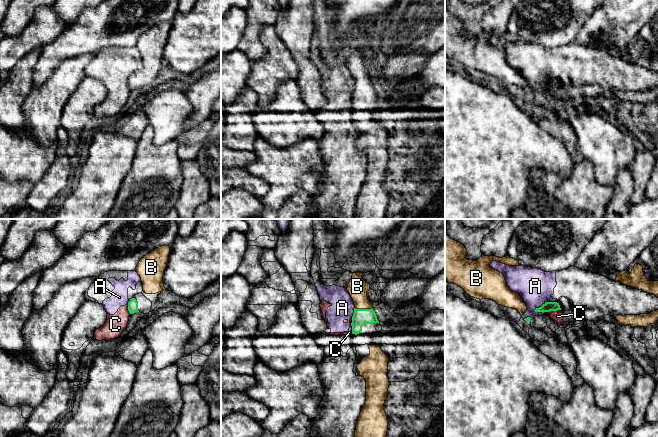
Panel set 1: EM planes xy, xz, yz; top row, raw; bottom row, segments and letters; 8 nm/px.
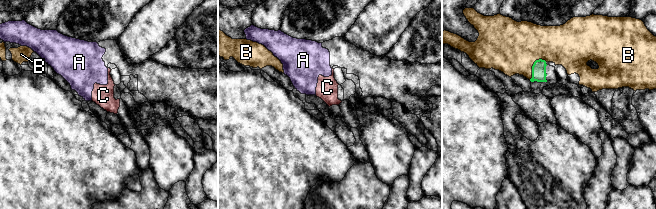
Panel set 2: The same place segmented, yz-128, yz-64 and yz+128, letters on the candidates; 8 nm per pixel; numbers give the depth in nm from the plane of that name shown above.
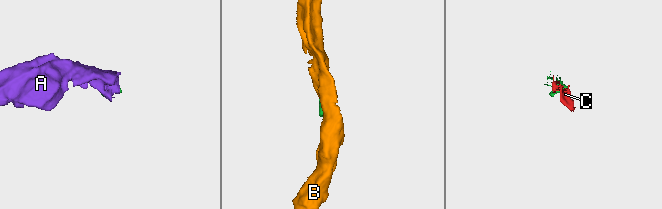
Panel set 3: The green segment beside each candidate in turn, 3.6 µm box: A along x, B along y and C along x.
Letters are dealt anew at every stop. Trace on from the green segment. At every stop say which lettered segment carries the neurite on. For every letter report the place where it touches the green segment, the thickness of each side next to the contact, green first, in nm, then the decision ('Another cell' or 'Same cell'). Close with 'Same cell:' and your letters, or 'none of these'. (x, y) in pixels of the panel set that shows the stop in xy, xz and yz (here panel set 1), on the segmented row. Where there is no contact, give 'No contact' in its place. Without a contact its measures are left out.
A: Touches green at yz (545, 302). Thickness 80 nm (green) against 280 nm. Another cell
B: Touches green at xz (364, 309). Thickness 130 nm (green) against 160 nm. Same cell
C: Touches green at yz (551, 310). Thickness 80 nm (green) against 90 nm. Another cell
Same cell: B

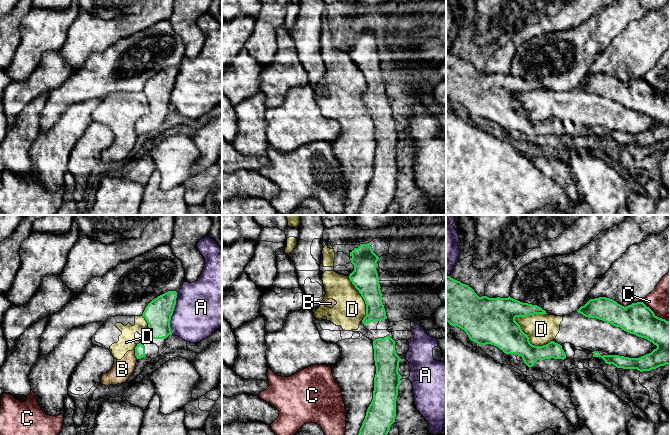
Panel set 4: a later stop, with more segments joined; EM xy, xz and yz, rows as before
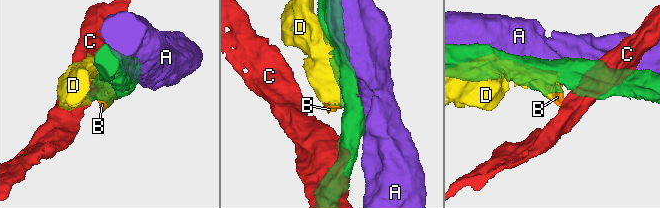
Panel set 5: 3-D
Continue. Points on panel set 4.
A: Touches green at xy (172, 313). Thickness 220 nm (green) against 420 nm. Another cell
B: Touches green at xy (135, 354). Thickness 80 nm (green) against 160 nm. Another cell
C: Touches green at yz (656, 316). Thickness 260 nm (green) against 300 nm. Another cell
D: Touches green at yz (529, 341). Thickness 280 nm (green) against 240 nm. Another cell
Same cell: none of these

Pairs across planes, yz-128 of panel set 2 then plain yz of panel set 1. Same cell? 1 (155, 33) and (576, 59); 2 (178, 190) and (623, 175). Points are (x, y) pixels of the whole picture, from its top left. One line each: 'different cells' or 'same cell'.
1: different cells
2: same cell

